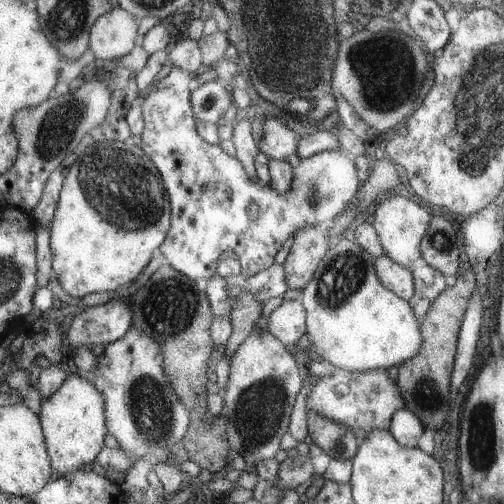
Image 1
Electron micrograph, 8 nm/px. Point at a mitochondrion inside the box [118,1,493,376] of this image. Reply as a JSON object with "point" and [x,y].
{"point":[385,67]}

